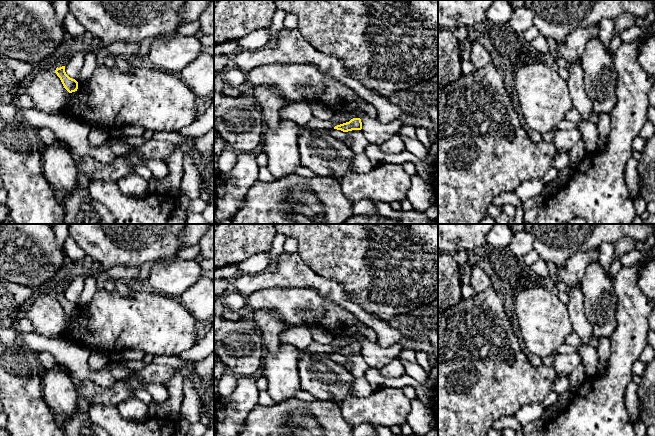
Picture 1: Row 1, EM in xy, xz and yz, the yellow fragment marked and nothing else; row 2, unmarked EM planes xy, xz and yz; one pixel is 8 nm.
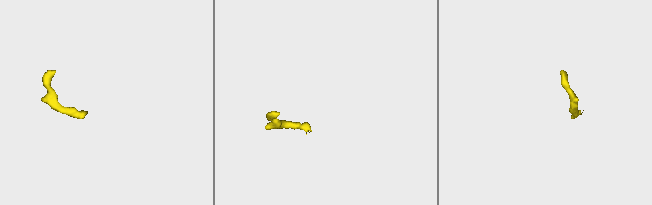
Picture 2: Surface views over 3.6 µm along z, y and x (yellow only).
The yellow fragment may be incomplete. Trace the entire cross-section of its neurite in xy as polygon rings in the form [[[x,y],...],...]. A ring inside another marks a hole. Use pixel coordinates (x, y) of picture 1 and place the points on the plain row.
[[[65,290],[56,292],[55,297],[60,302],[64,312],[69,316],[75,316],[78,313],[78,306],[75,303],[70,302],[65,296]]]

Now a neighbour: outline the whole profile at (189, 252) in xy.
[[[186,246],[184,248],[181,248],[177,253],[175,253],[172,257],[167,258],[163,257],[155,261],[149,261],[141,265],[140,267],[140,273],[137,278],[135,278],[135,283],[137,288],[146,288],[147,287],[147,281],[149,278],[149,273],[152,267],[155,264],[163,263],[165,261],[169,261],[173,258],[184,258],[184,259],[194,259],[198,254],[200,253],[200,249],[198,246]]]

